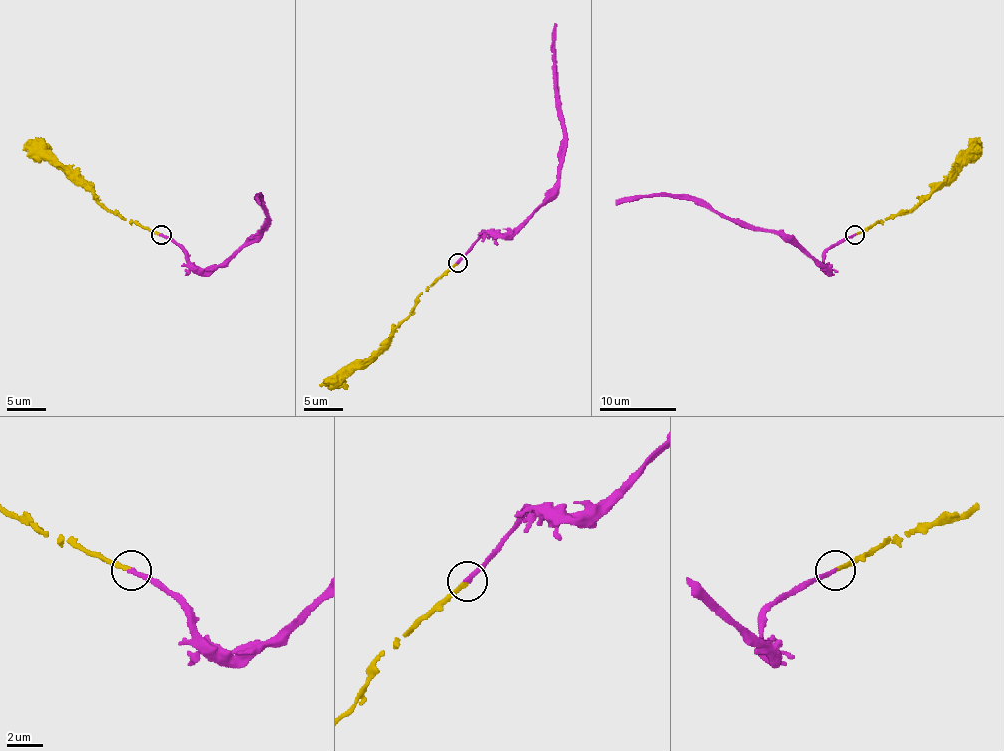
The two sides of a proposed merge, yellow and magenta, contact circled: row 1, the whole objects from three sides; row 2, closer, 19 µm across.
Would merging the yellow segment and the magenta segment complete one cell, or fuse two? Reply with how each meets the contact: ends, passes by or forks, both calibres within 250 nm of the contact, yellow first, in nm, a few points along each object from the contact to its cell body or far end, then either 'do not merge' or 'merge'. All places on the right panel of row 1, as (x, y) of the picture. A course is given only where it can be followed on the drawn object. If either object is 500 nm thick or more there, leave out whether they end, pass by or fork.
yellow ends | magenta ends | 200/240 nm | yellow via (854, 234), (910, 213), (977, 144) | magenta via (854, 234), (839, 240), (822, 270), (793, 240), (772, 230), (745, 228), (691, 199), (630, 195), (616, 205) | merge

